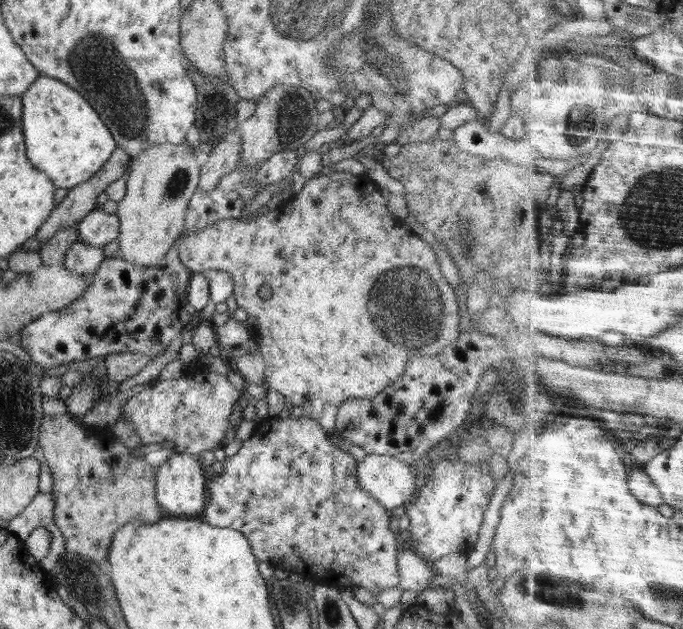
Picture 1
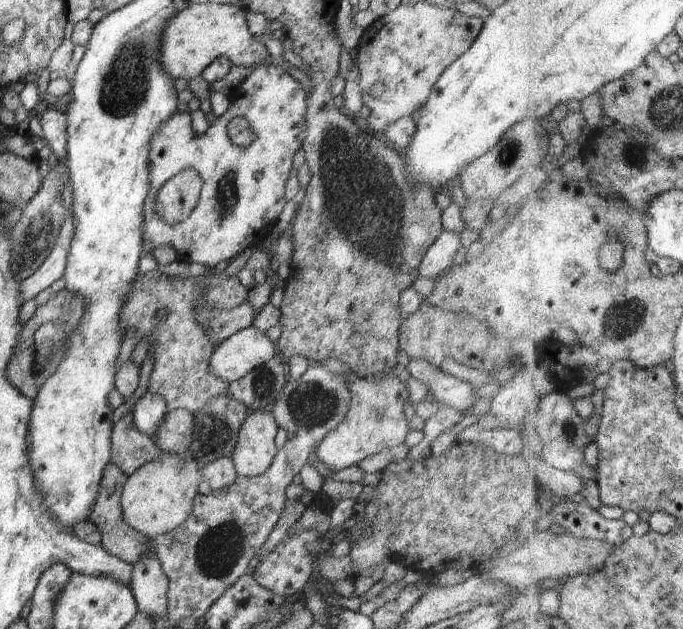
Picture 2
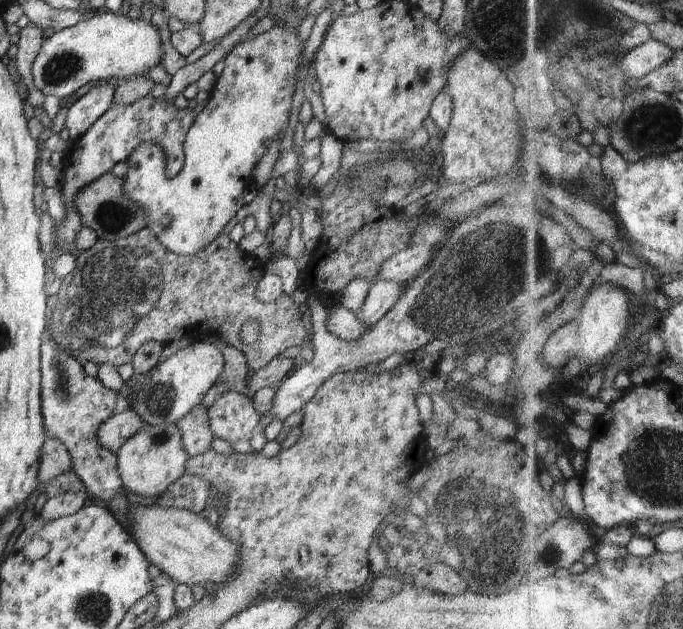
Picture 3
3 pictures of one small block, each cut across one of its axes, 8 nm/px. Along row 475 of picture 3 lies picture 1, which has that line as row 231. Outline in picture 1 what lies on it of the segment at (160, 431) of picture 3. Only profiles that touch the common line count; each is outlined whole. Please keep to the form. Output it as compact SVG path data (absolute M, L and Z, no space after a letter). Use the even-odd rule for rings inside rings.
M184 142L180 145L153 145L146 148L138 157L129 160L126 174L126 192L118 203L117 216L119 219L120 234L118 244L120 249L116 254L126 262L140 268L156 266L174 247L180 234L184 232L185 217L188 211L188 202L199 188L199 170L194 152Z

